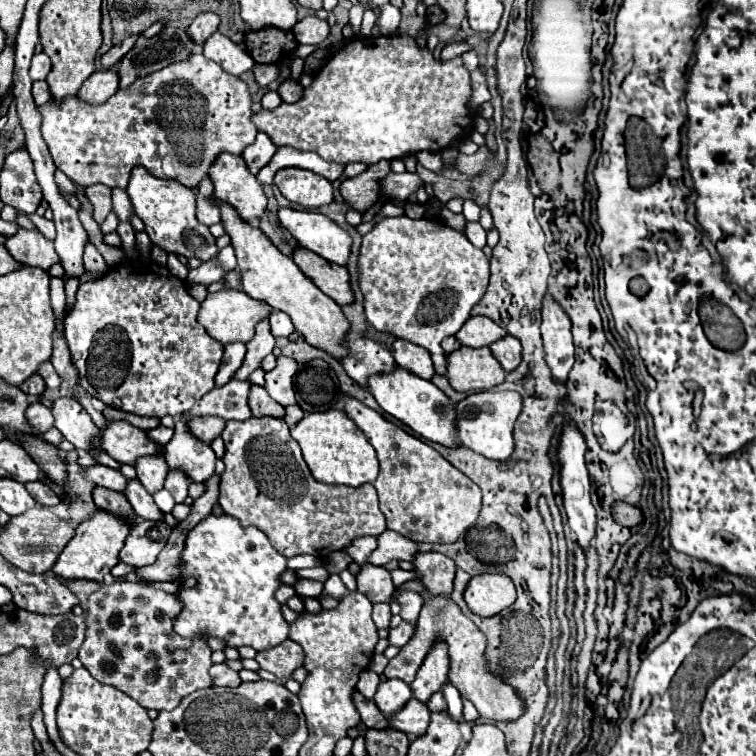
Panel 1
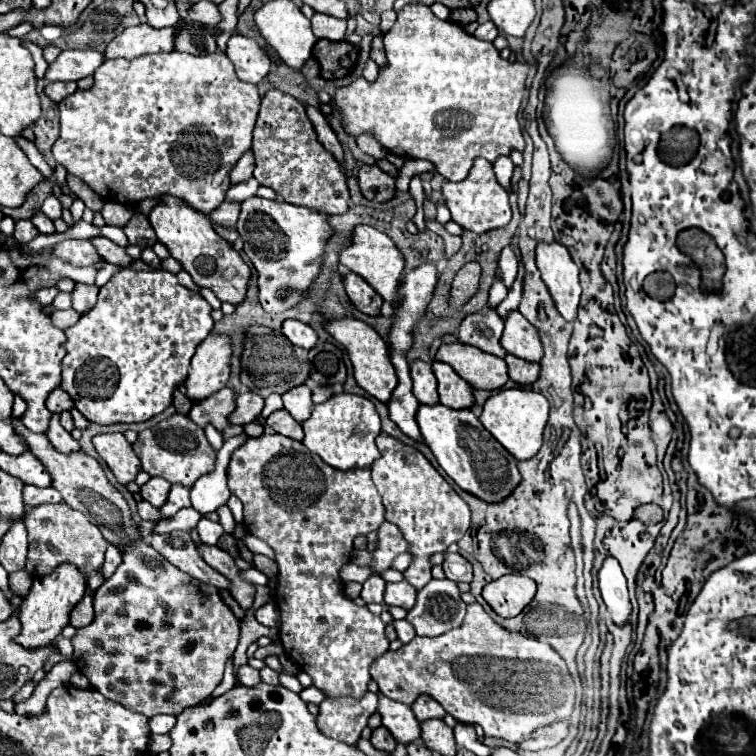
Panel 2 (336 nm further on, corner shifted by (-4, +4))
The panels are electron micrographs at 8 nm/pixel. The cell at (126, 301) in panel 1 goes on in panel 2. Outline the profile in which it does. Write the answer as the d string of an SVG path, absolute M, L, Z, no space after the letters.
M117 272L101 290L97 304L79 318L79 322L65 330L65 358L61 388L73 398L75 408L91 422L145 422L173 404L173 392L183 386L191 356L199 342L213 330L211 306L197 294L181 286L171 272Z

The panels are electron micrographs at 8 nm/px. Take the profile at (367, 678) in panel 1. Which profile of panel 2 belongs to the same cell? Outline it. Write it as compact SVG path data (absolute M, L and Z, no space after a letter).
M367 691L363 700L323 700L319 704L317 726L333 740L355 744L369 716L377 710L377 694Z

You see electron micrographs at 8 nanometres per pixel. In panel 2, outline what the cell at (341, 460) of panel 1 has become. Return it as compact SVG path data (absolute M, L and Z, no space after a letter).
M333 394L327 402L317 404L311 416L303 422L305 438L303 444L323 462L337 470L351 470L351 468L369 468L375 458L379 458L379 450L375 438L381 434L379 414L373 402L365 396L357 394Z

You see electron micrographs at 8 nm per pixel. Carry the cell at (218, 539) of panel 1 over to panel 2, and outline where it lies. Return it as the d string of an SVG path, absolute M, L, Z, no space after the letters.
M201 518L197 524L197 532L199 532L199 540L203 544L217 544L219 536L223 534L223 528L219 522L211 522L207 518Z

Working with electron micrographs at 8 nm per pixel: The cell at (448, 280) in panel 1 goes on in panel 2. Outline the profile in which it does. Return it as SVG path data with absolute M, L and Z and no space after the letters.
M433 360L431 366L439 382L439 402L451 408L471 408L473 406L471 386L445 362Z

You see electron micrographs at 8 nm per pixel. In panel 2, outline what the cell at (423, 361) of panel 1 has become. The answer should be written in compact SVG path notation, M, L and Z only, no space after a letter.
M423 360L411 362L411 378L413 378L413 394L423 404L437 404L437 380L431 366Z

